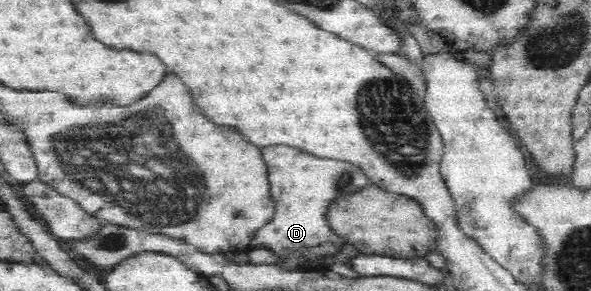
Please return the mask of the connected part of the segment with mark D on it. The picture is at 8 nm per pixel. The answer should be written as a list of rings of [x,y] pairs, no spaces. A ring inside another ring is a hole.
[[[272,145],[261,149],[261,157],[267,167],[275,215],[267,225],[255,231],[249,249],[269,249],[277,255],[279,261],[276,266],[283,271],[326,271],[329,266],[319,265],[315,261],[335,259],[341,253],[341,247],[347,243],[329,227],[327,211],[341,195],[353,195],[370,183],[353,165],[311,157],[288,145]]]

